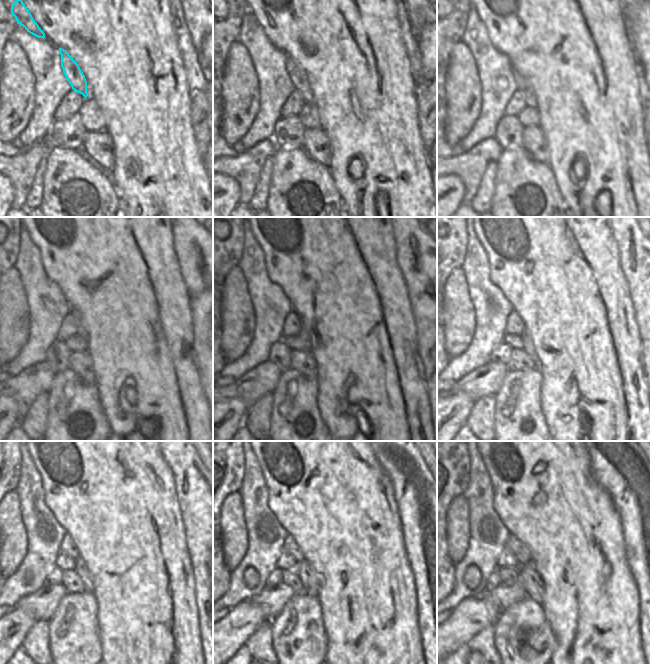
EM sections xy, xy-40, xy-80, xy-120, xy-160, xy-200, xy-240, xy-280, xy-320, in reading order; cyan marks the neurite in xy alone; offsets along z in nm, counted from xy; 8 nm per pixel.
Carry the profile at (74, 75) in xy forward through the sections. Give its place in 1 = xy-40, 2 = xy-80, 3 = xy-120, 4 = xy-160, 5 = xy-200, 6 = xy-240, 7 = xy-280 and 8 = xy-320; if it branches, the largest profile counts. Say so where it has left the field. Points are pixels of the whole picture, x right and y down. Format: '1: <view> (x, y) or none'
1: xy-40 (297, 75)
2: xy-80 (523, 84)
3: xy-120 (80, 323)
4: xy-160 (303, 334)
5: xy-200 (528, 346)
6: xy-240 (80, 567)
7: xy-280 (311, 582)
8: xy-320 (528, 576)

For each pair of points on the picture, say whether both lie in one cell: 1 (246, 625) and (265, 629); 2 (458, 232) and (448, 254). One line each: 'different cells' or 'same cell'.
1: different cells
2: same cell

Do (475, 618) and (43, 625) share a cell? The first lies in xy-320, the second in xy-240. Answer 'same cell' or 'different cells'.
different cells

